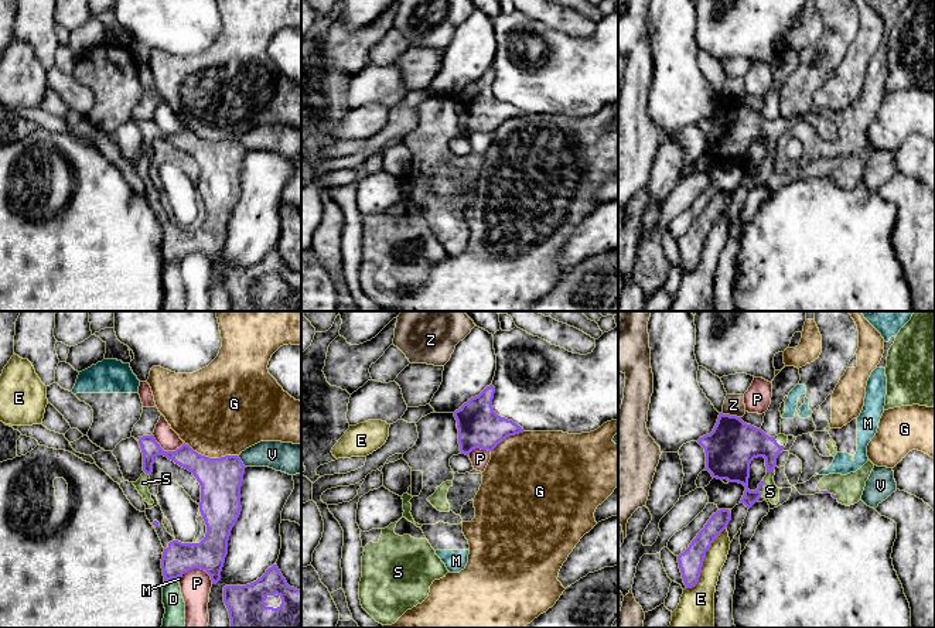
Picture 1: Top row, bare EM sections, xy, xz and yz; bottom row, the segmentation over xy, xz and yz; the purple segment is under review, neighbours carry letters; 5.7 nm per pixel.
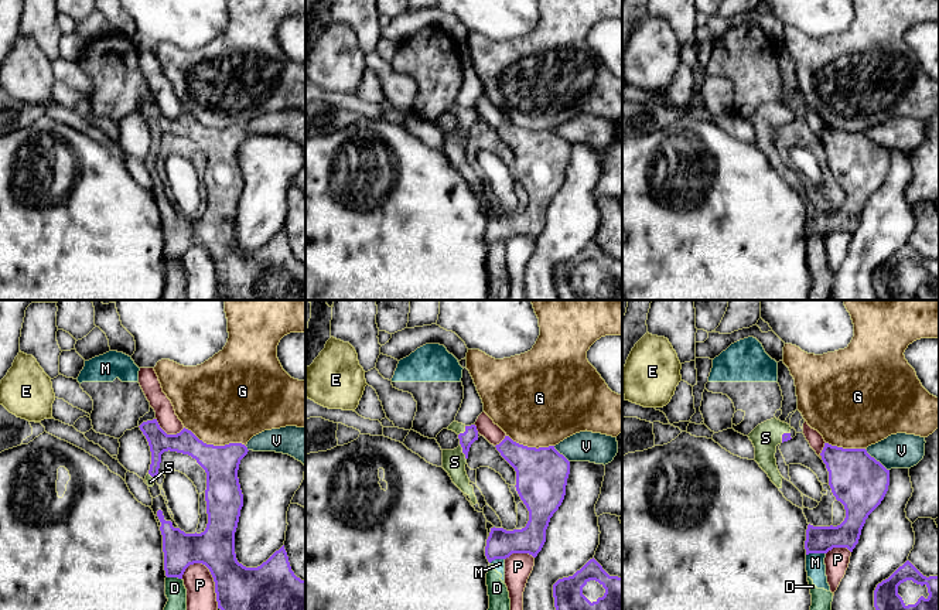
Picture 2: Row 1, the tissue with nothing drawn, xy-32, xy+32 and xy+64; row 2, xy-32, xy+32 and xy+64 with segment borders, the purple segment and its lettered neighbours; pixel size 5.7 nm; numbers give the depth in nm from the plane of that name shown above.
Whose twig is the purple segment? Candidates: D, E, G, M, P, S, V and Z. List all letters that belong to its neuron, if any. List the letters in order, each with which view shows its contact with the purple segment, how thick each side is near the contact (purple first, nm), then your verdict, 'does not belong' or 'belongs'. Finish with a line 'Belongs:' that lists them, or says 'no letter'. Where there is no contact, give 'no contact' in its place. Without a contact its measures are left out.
D: meets purple in xy; 180 nm thick on the purple side, 130 nm on the other; does not belong
E: meets purple in yz; 140 nm thick on the purple side, 190 nm on the other; does not belong
G: meets purple in xy; 240 nm thick on the purple side, 460 nm on the other; does not belong
M: meets purple in xy; 180 nm thick on the purple side, 20 nm on the other; does not belong
P: meets purple in xy; 180 nm thick on the purple side, 180 nm on the other; does not belong
S: meets purple in yz; 260 nm thick on the purple side, 100 nm on the other; belongs
V: meets purple in xy; 240 nm thick on the purple side, 170 nm on the other; does not belong
Z: meets purple in yz; 280 nm thick on the purple side, 110 nm on the other; does not belong
Belongs: S

